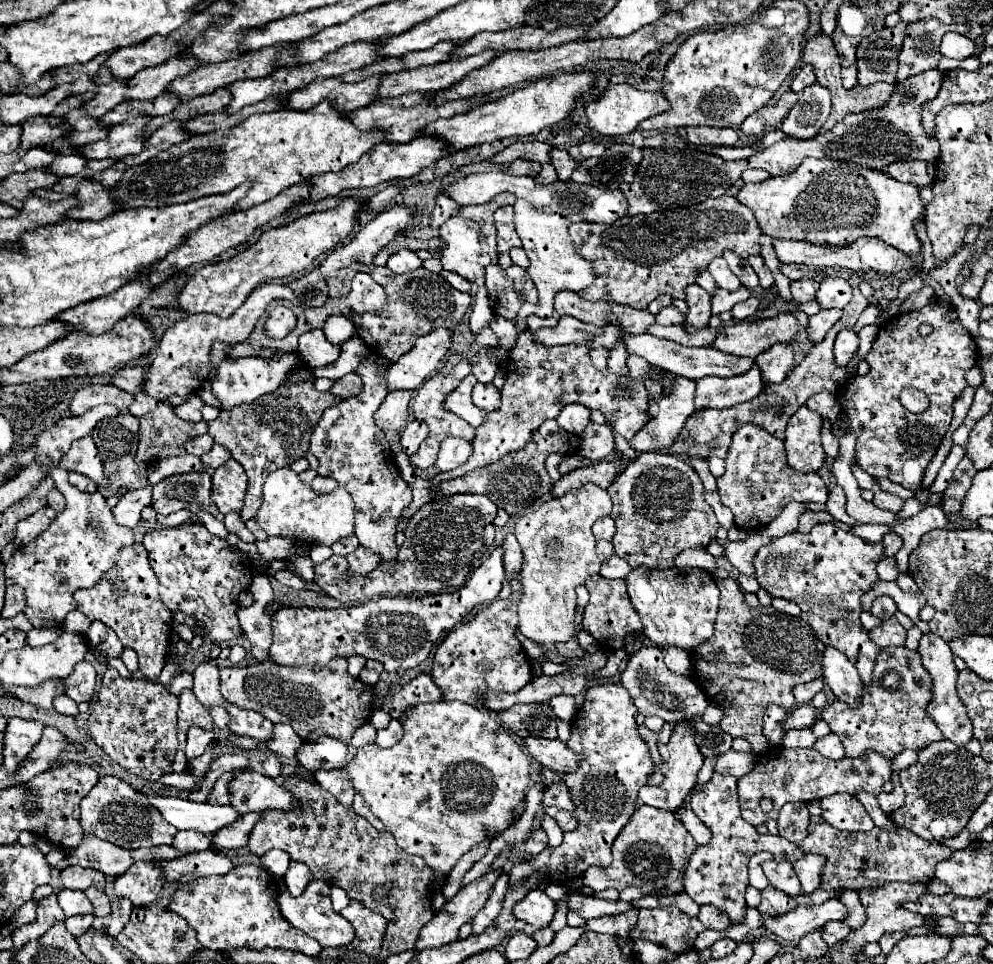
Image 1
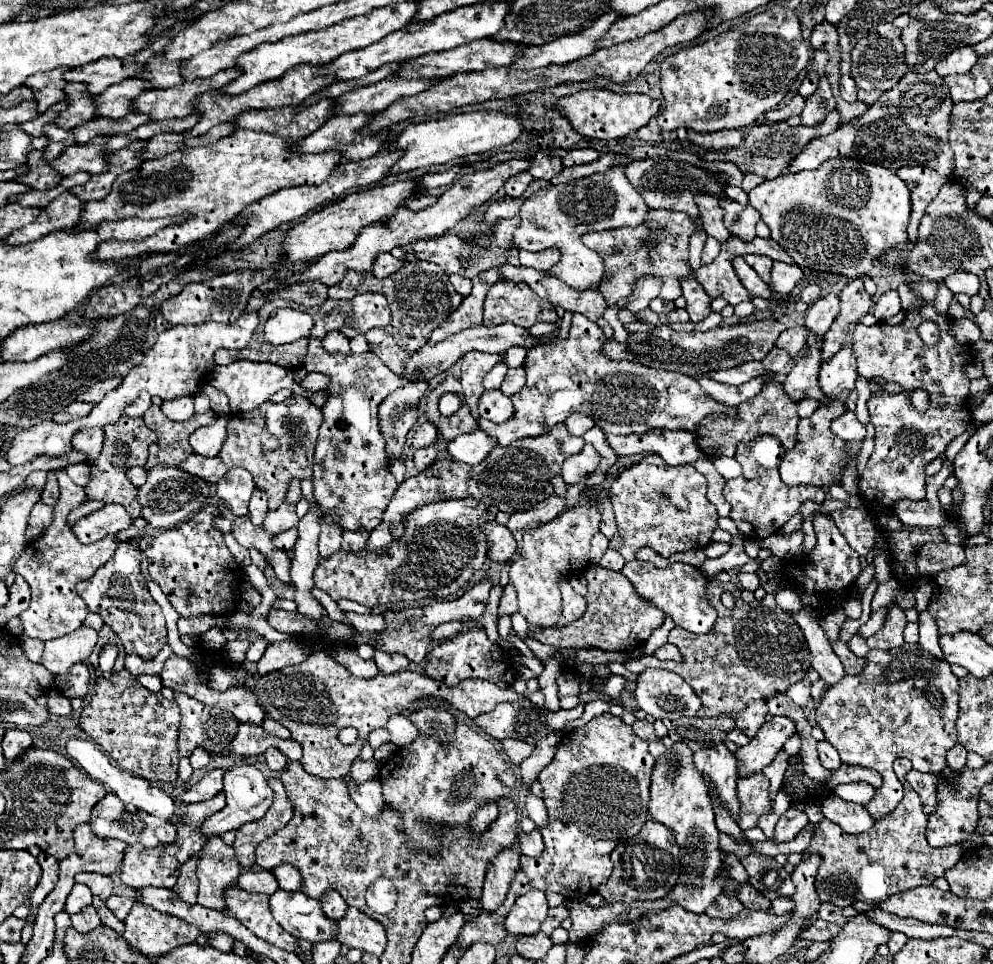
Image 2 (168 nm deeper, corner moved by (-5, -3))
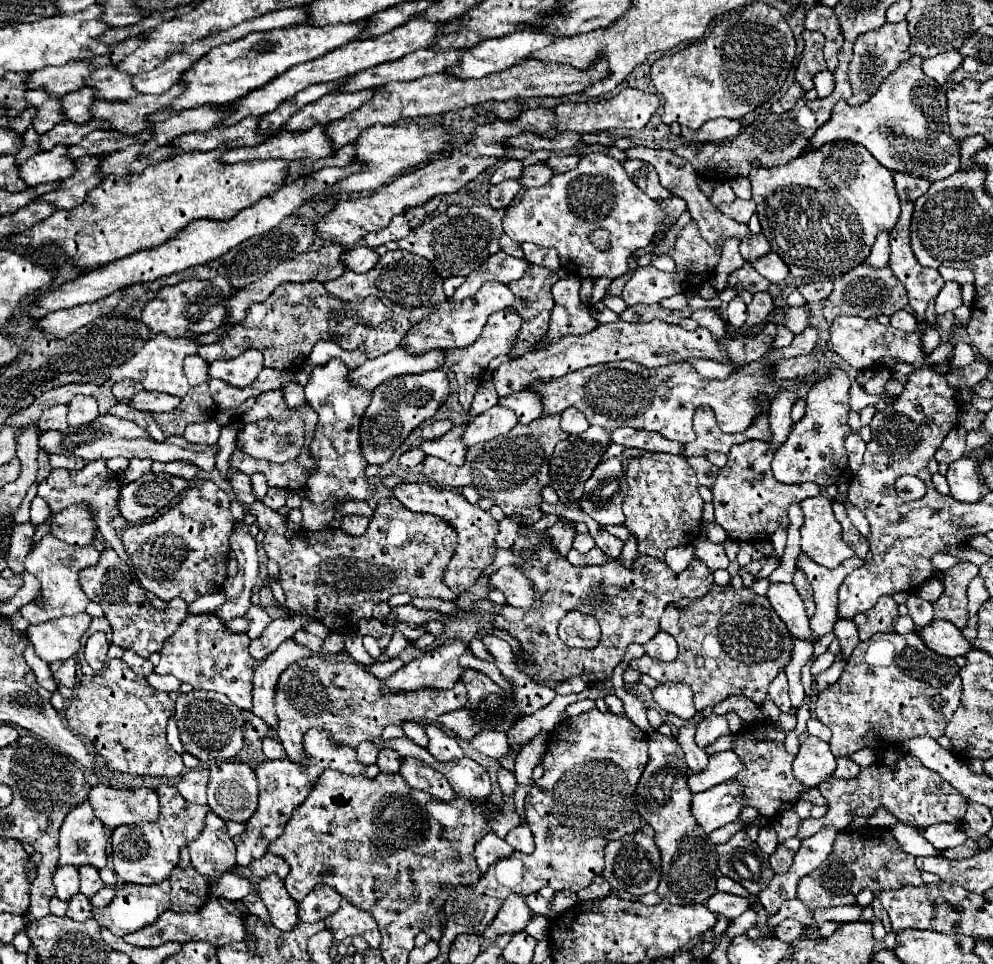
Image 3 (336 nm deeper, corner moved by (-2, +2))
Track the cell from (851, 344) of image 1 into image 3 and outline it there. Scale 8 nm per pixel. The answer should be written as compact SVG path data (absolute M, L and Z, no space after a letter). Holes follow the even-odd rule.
M837 365L813 383L807 393L807 411L801 421L793 425L787 441L775 451L773 475L781 483L803 483L813 481L819 487L829 487L839 481L847 469L847 453L843 447L845 437L851 433L847 425L849 415L849 373Z

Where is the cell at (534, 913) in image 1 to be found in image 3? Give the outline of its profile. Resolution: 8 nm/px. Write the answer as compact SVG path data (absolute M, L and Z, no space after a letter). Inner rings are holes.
M515 893L515 895L505 899L505 903L501 905L501 909L499 909L497 917L493 919L493 923L485 929L483 937L485 939L495 939L503 933L511 933L511 935L521 933L521 931L525 931L529 919L531 919L531 909L525 901L525 895L519 897Z

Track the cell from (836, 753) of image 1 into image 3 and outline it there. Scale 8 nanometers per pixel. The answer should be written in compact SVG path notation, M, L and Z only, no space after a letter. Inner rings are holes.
M809 735L793 761L793 775L805 787L817 787L835 771L835 757L825 741Z

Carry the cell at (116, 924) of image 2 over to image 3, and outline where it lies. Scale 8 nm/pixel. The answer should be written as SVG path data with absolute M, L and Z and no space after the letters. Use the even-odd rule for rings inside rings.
M183 847L181 849L181 861L179 861L179 865L175 867L175 871L169 879L165 879L159 885L131 885L131 889L121 887L121 889L117 889L115 901L105 905L103 909L93 907L93 915L95 915L95 919L99 921L101 927L109 929L117 937L123 937L127 933L133 933L133 931L153 923L159 917L159 913L163 913L167 909L177 911L177 913L183 913L183 911L195 913L197 909L201 909L207 903L207 899L209 899L207 893L209 893L207 891L207 881L203 881L203 877L197 875L195 869L191 869L189 849Z

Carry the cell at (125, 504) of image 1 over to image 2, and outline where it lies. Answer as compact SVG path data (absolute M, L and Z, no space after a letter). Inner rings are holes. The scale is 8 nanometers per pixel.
M106 504L100 510L78 518L72 526L74 536L82 544L92 544L108 534L118 534L120 530L128 528L132 524L132 518L126 514L124 506L118 504Z

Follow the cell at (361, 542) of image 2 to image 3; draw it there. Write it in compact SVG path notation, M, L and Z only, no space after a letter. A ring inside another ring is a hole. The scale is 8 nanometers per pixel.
M345 515L341 519L341 527L339 529L343 533L351 535L351 537L361 537L365 533L367 525L369 525L369 519L367 517L361 517L361 515Z

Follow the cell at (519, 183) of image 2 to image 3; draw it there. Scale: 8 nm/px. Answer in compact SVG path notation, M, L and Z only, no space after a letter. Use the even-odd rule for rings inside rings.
M507 179L507 181L501 181L499 185L493 185L489 189L489 205L495 209L505 209L515 199L519 187L521 185L517 179Z

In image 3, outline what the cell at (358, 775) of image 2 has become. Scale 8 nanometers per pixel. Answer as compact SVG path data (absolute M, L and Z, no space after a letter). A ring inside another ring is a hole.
M365 741L357 747L357 757L363 765L373 765L377 761L377 753L379 753L379 749L371 741Z

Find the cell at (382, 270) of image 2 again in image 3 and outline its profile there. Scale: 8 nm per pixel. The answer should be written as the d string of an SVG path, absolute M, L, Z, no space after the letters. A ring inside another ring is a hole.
M359 245L359 247L349 249L343 259L347 263L347 269L351 269L355 273L367 273L367 269L371 269L371 265L375 265L375 261L379 261L379 255L375 249Z

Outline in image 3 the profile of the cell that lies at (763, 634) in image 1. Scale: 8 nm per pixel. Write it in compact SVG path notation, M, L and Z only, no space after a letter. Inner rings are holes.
M713 583L707 595L691 601L685 609L667 607L661 617L661 631L667 631L679 643L679 655L671 663L655 661L647 655L633 659L629 667L651 675L655 681L687 683L695 693L695 709L715 707L729 695L743 695L755 705L763 705L767 685L783 671L795 647L795 639L783 625L767 597L751 589L733 589Z

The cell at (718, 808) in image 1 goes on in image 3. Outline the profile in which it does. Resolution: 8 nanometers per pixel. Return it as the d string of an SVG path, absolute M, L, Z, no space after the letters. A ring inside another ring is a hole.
M709 715L707 719L703 719L697 725L697 733L695 733L695 743L705 751L711 743L715 743L719 737L729 735L729 727L727 727L727 719L721 715Z

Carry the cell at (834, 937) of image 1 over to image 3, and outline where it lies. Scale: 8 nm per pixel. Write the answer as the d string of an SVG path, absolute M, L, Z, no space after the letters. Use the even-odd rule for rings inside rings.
M785 919L781 921L777 927L775 927L775 937L785 941L785 943L793 943L797 939L805 939L807 927L803 923L797 923L797 921L791 921L791 919Z

